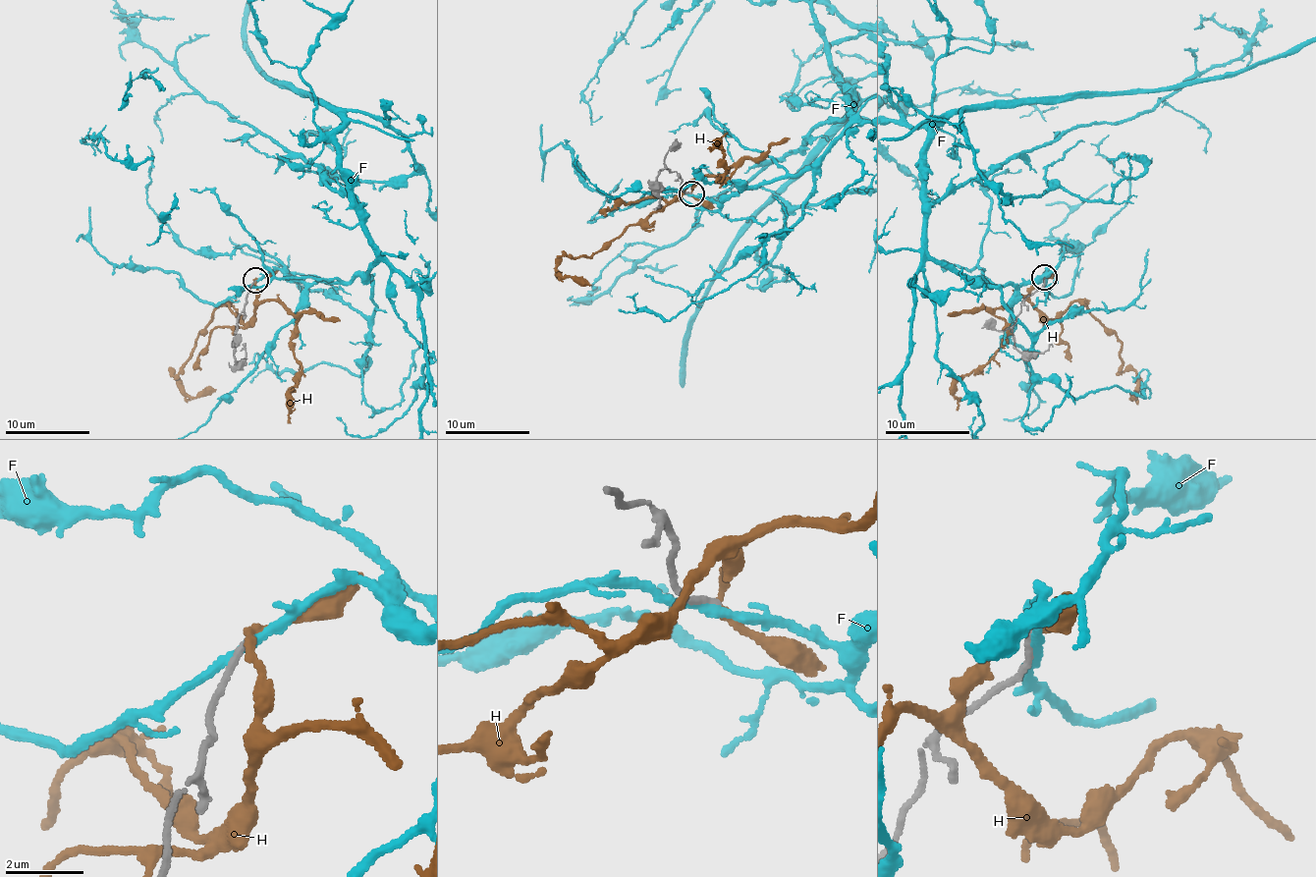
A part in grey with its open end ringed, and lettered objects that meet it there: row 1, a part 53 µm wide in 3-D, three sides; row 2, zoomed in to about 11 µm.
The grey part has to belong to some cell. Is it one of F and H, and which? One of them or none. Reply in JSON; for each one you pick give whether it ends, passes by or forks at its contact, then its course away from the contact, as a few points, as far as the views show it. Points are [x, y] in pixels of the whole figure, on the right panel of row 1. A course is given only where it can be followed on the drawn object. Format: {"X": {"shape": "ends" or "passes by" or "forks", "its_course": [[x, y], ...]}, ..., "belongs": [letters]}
{"belongs": []}

